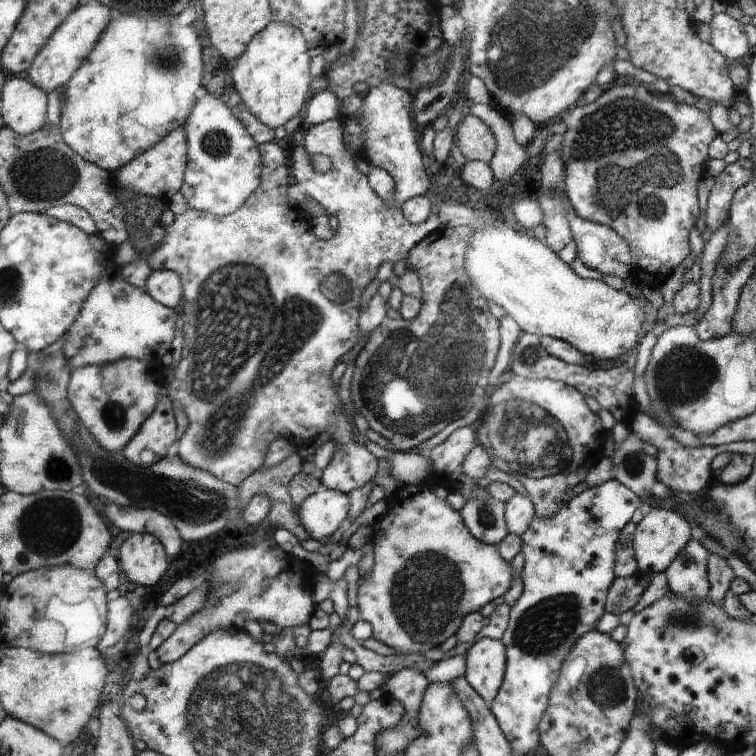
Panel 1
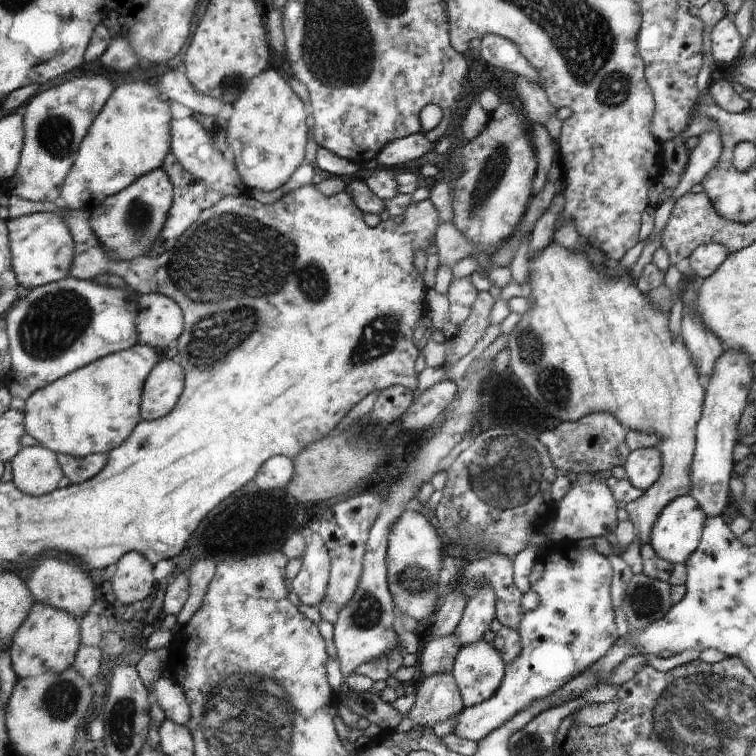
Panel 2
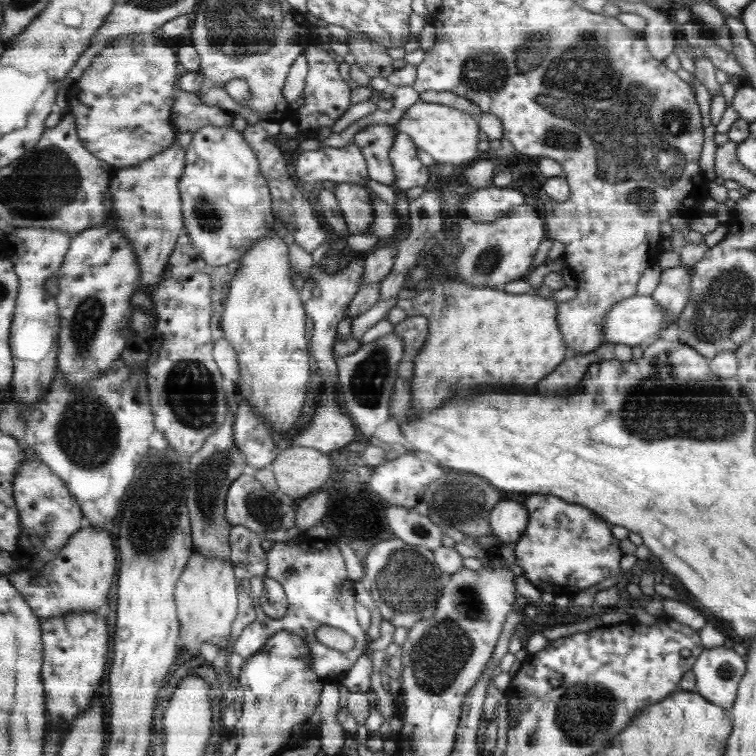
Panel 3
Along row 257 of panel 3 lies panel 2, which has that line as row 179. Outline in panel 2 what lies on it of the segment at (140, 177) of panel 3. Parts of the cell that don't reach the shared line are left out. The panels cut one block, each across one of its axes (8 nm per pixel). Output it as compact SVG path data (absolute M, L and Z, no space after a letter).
M162 167L145 174L132 185L113 194L89 214L90 226L98 242L114 260L132 260L136 256L147 256L168 220L173 206L173 183Z

